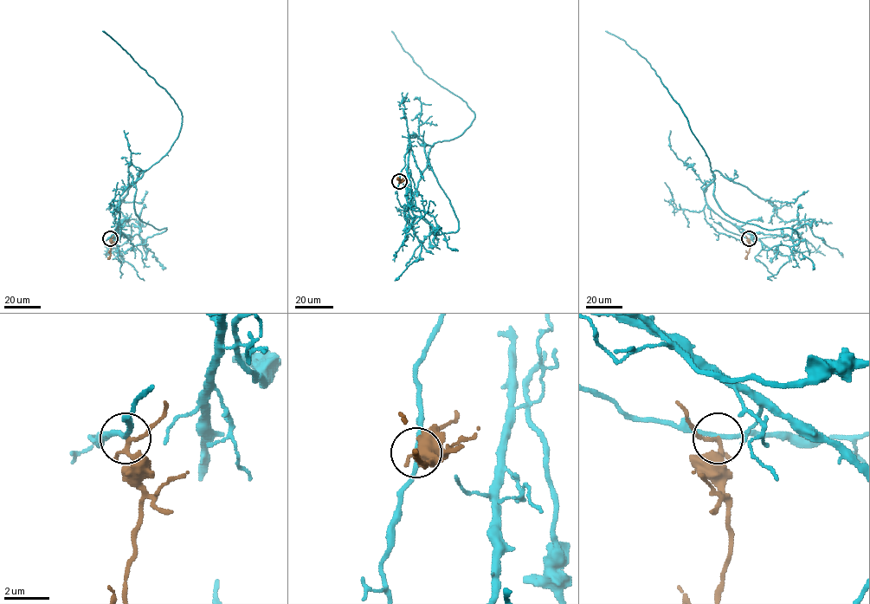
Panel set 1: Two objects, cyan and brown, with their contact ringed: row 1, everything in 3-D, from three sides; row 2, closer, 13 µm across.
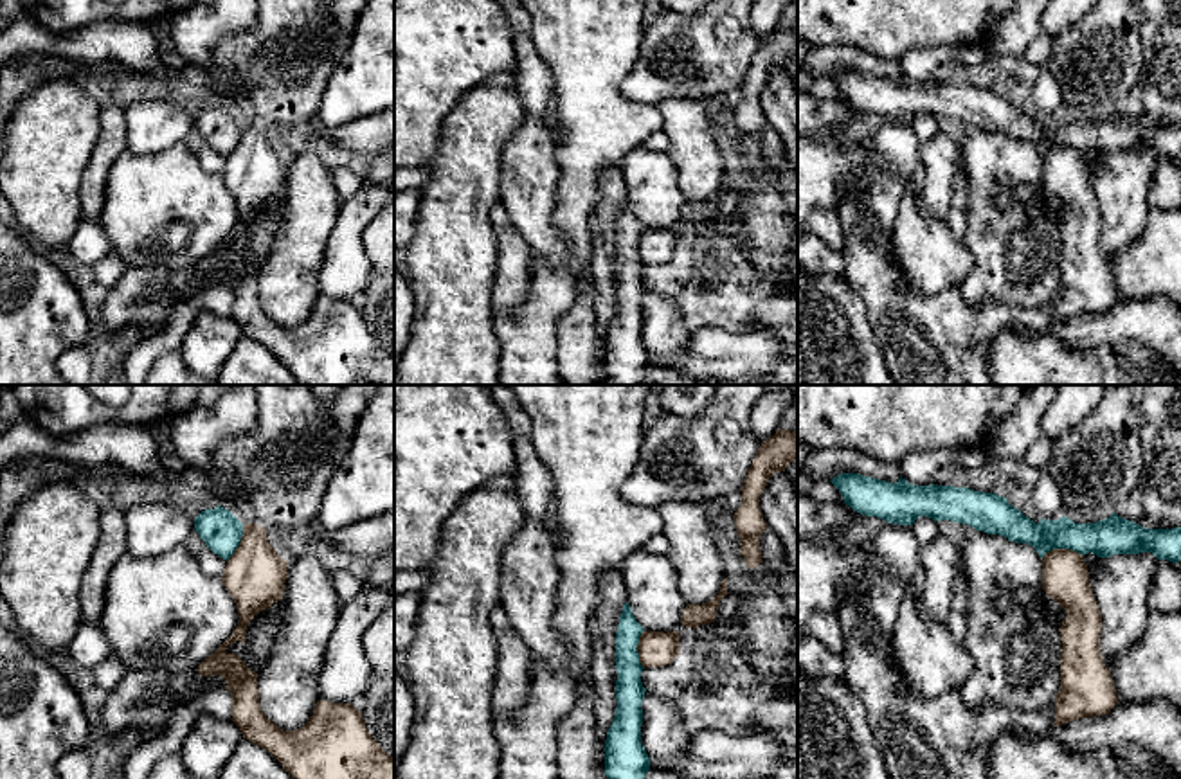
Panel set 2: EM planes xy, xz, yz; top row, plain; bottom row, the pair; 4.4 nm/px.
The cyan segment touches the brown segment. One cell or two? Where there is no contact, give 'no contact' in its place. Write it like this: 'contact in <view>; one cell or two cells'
contact in yz; two cells

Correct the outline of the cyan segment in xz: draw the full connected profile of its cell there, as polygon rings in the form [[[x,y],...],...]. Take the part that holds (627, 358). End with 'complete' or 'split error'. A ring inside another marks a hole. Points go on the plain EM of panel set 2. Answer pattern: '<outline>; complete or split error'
[[[628,200],[623,201],[616,228],[616,313],[605,338],[605,372],[601,385],[643,385],[650,367],[650,354],[641,340],[643,263],[637,241],[643,223],[636,218]]]; complete

